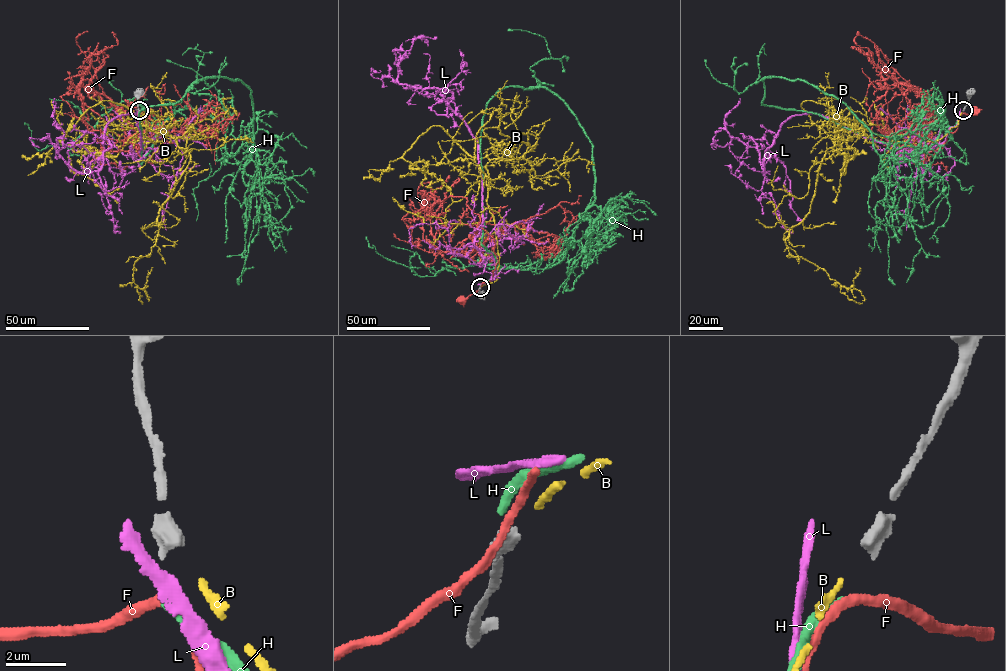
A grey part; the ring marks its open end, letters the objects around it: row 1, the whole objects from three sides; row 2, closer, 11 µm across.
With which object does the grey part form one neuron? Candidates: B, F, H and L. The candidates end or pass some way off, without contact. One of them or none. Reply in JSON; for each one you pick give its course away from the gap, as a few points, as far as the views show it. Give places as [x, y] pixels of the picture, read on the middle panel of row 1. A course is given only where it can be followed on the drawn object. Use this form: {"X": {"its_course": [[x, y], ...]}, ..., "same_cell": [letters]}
{"B": {"its_course": [[481, 286], [499, 266], [486, 165], [531, 147], [500, 133], [497, 110], [475, 138], [475, 162], [494, 184]]}, "same_cell": ["B"]}

